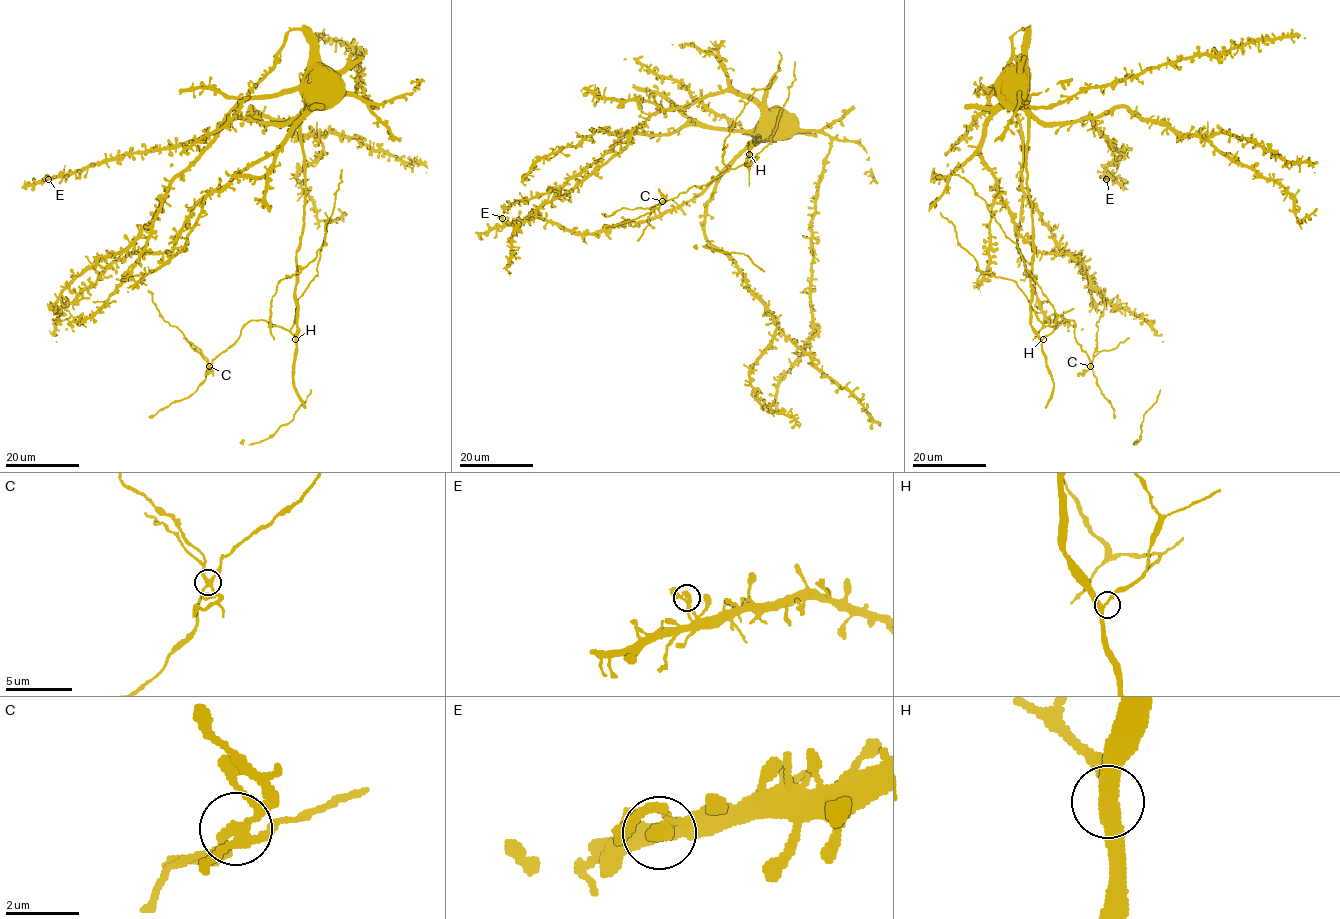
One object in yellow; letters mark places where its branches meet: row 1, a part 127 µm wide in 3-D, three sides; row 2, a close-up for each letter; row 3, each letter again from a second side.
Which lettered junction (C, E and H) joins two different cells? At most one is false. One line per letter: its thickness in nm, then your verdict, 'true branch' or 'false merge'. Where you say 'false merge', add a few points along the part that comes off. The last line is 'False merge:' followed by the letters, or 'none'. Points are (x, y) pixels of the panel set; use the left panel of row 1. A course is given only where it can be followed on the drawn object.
C: 280 nm thick; false merge; foreign part runs (209, 366), (207, 359), (177, 327), (164, 320), (147, 290)
E: 240 nm thick; true branch
H: 320 nm thick; true branch
False merge: C

